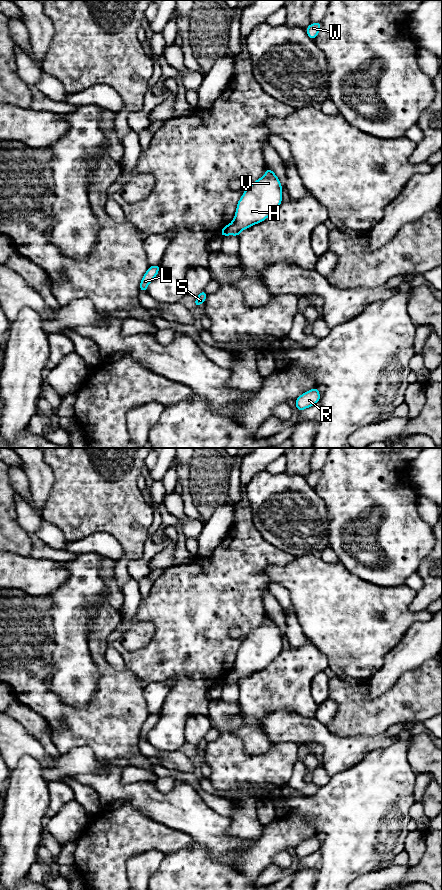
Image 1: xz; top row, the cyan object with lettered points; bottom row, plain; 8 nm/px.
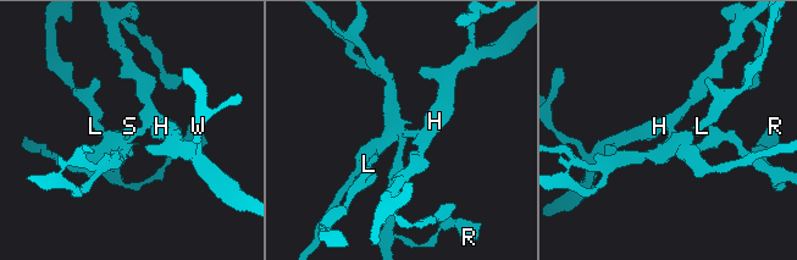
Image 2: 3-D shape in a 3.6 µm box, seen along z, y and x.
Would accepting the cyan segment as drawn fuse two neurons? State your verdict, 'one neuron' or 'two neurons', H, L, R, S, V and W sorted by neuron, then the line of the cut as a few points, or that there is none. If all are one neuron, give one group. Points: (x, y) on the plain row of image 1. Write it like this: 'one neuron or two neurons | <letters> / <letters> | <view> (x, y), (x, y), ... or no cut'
two neurons | H V W / L R S | xz (228, 673), (223, 683)

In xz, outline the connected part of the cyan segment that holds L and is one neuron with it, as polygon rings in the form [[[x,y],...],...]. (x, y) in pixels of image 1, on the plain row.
[[[160,712],[150,714],[146,721],[144,722],[141,730],[140,730],[140,739],[147,740],[147,734],[150,730],[156,725],[160,717]]]

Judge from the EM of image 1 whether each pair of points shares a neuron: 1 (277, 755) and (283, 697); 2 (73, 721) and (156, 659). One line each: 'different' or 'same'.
1: different
2: different

